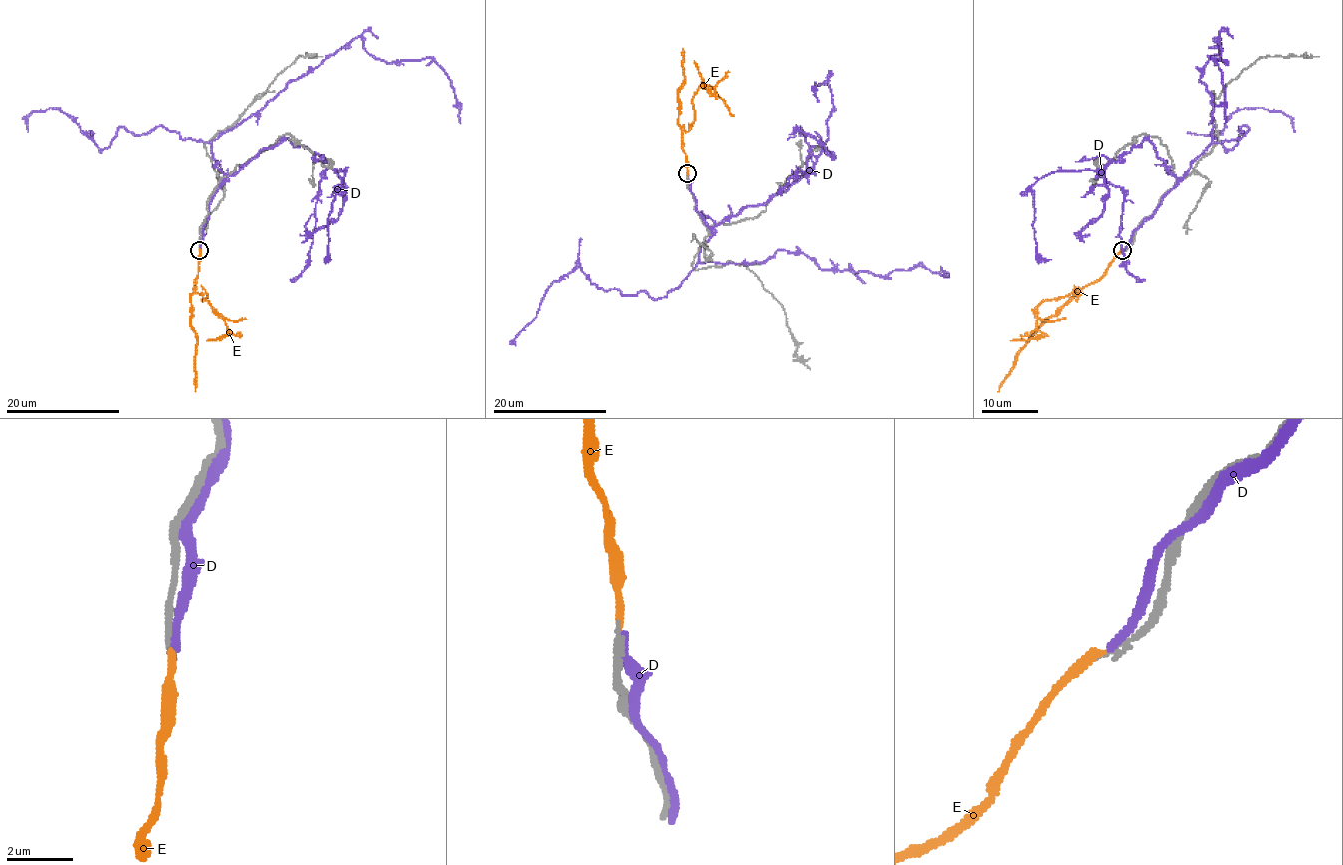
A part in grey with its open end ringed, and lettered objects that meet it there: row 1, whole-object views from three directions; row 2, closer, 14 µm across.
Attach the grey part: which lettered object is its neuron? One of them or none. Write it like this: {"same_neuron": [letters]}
{"same_neuron": []}

